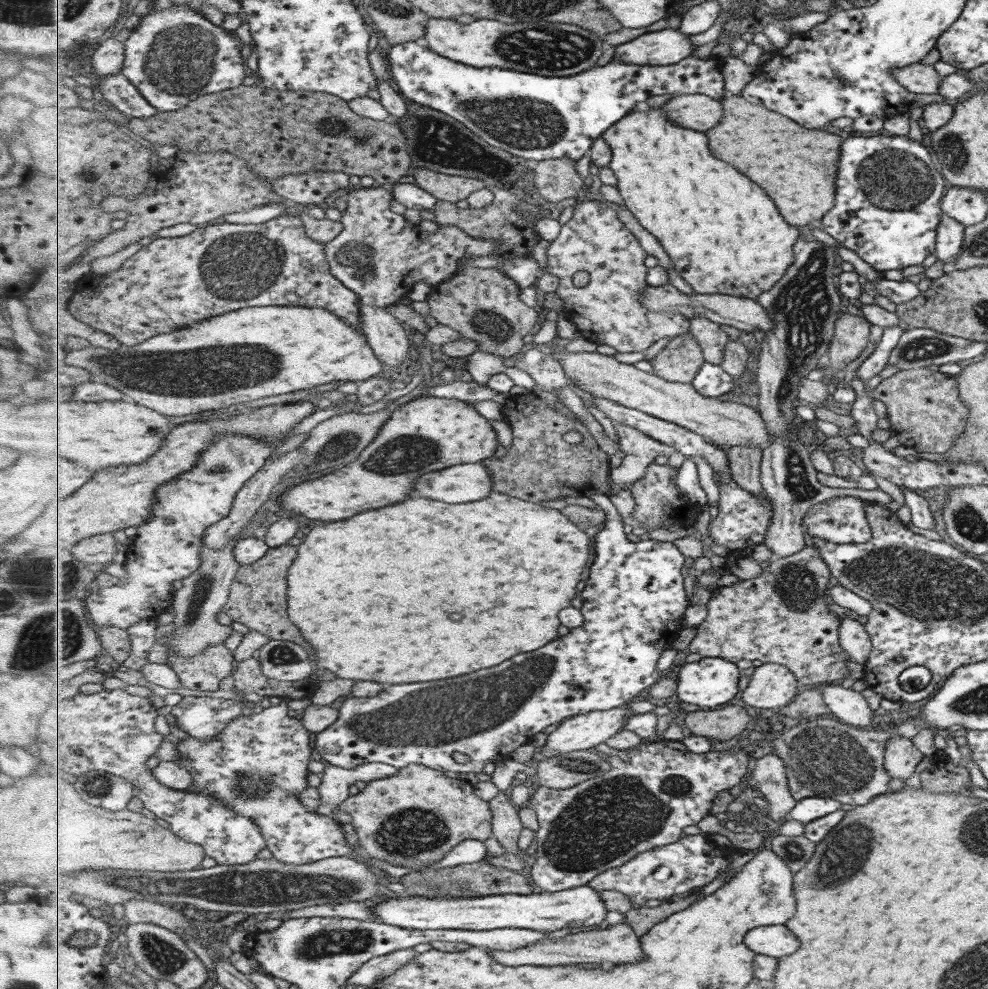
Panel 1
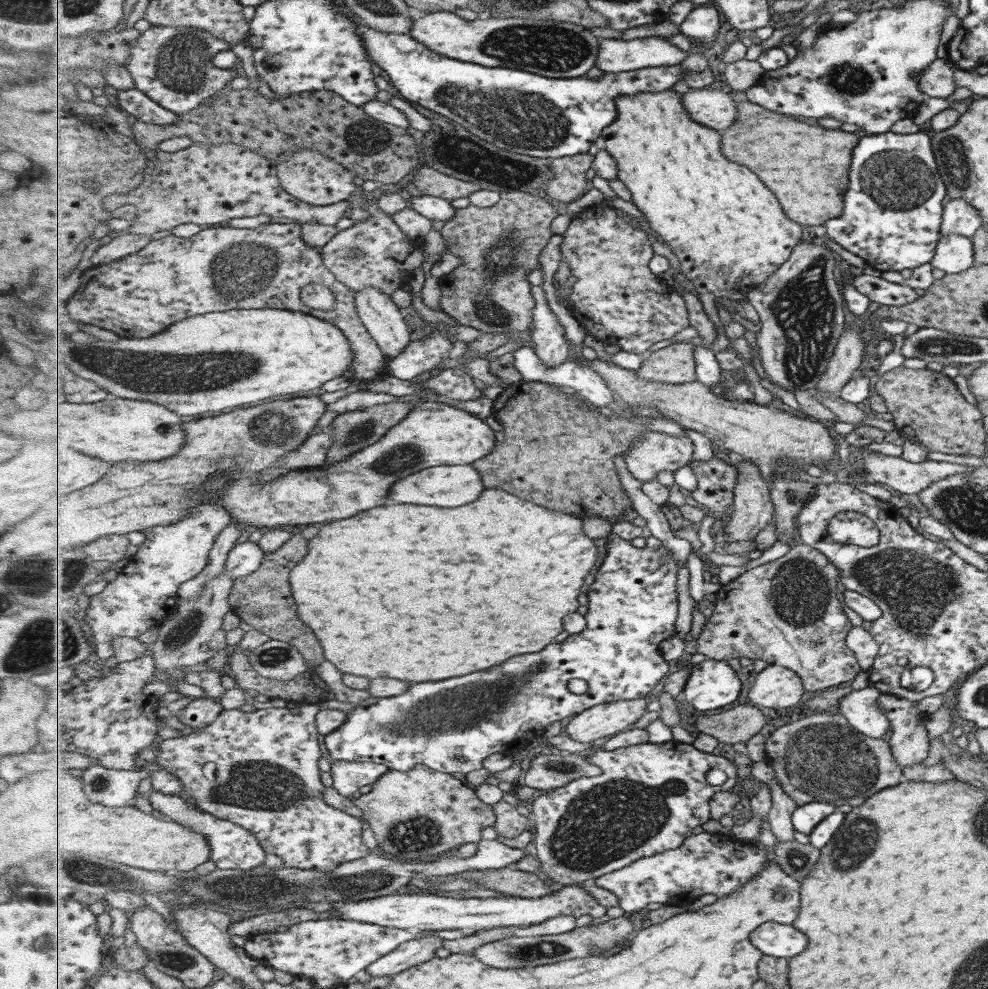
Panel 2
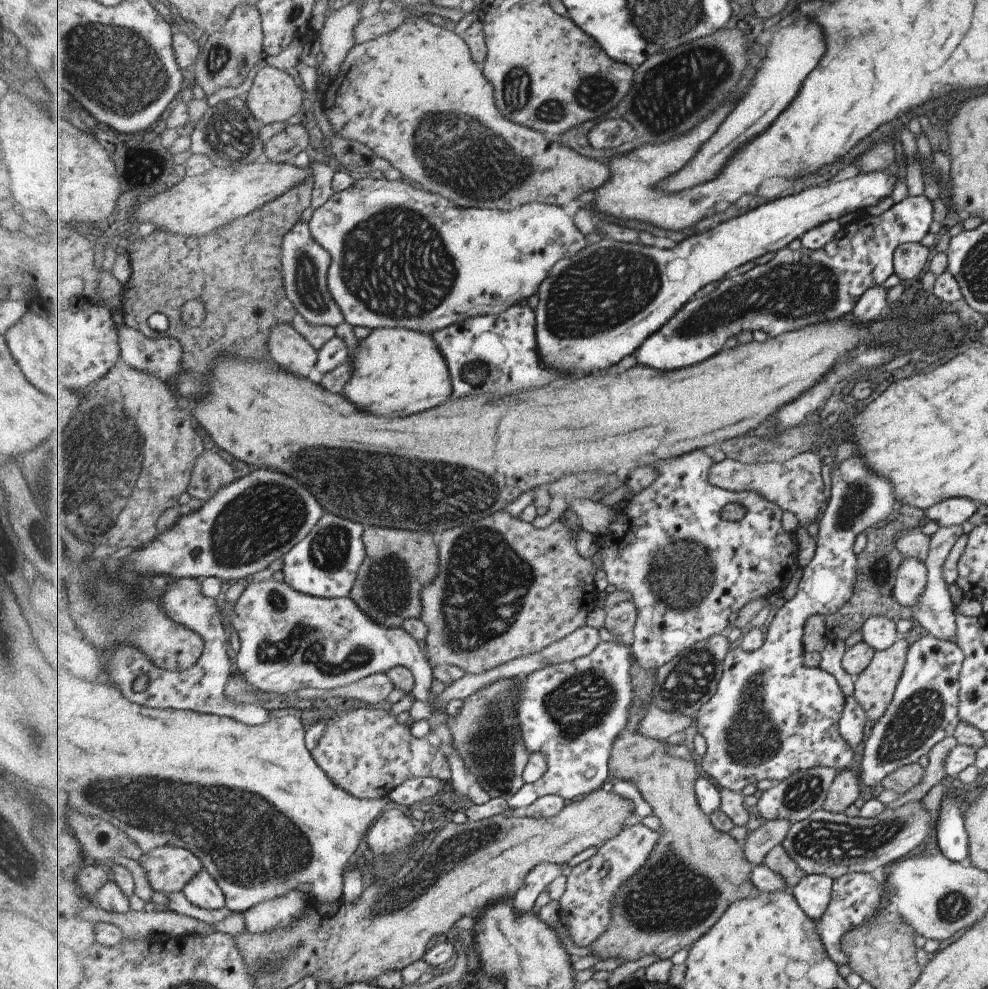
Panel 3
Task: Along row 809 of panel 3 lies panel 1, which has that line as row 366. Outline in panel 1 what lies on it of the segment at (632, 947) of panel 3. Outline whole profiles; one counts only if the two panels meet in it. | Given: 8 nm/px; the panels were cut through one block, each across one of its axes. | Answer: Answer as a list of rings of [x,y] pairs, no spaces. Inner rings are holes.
[[[695,336],[675,338],[652,360],[654,374],[668,381],[692,383],[706,362],[702,345]]]

